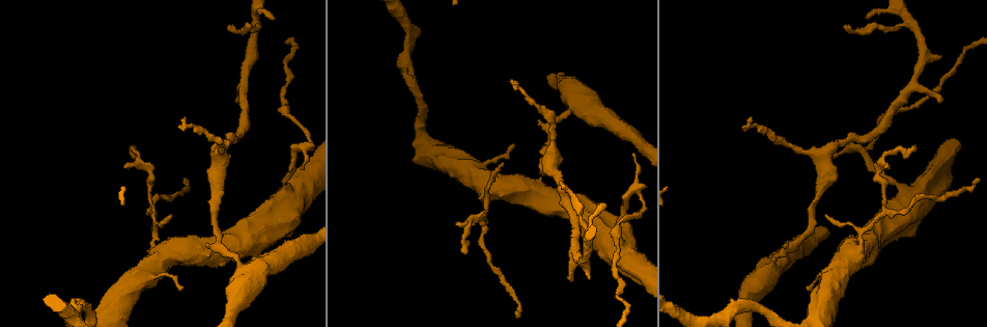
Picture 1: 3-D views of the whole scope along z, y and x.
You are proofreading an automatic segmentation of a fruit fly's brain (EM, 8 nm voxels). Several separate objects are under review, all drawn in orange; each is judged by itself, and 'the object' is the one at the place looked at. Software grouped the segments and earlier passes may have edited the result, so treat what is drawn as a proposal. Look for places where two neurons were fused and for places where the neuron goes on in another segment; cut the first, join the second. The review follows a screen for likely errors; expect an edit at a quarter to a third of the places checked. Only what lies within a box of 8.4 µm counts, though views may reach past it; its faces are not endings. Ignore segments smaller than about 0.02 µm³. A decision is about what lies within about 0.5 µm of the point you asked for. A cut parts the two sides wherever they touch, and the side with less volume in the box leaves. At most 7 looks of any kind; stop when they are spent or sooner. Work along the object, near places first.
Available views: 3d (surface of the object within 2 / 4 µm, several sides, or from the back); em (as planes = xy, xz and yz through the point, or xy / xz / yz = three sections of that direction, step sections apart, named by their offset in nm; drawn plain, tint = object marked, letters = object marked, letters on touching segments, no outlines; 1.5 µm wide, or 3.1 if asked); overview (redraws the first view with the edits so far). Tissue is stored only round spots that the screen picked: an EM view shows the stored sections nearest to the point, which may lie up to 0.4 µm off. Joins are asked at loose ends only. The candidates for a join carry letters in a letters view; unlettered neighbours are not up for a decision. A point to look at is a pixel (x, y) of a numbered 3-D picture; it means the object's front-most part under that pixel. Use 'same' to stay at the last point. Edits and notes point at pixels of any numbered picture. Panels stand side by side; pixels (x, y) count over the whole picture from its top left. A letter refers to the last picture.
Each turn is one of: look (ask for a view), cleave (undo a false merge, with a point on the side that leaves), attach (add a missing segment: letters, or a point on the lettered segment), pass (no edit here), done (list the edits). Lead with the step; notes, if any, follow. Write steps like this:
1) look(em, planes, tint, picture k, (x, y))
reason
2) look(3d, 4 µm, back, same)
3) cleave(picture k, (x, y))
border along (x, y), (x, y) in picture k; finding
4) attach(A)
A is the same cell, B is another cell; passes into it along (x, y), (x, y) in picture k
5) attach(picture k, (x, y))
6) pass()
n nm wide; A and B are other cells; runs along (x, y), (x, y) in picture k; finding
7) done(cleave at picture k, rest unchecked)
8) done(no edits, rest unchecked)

look(em, xz, step 8, letters, picture 1, (157, 251))
a fork

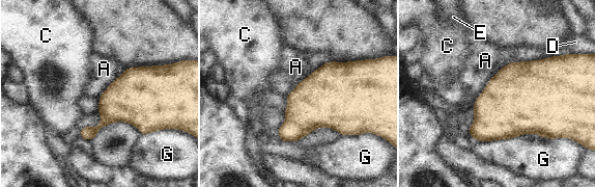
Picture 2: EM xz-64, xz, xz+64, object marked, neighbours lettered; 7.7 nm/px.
look(em, planes, letters, same)
another direction

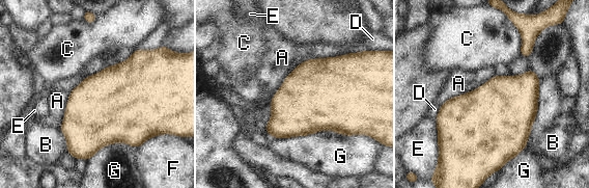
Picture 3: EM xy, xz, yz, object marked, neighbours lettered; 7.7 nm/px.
pass()
A, B, C, D, E, F and G are other cells; border along (343, 54), (301, 62), (270, 104) in picture 3; continuous, no second neuron

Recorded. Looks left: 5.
look(em, planes, letters, picture 1, (916, 150))
thin end

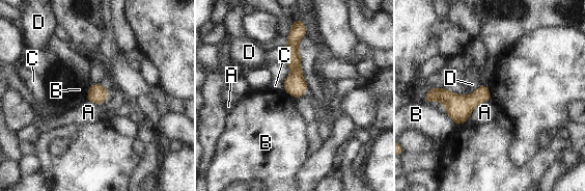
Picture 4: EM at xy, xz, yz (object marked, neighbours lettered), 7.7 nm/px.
pass()
A, B, C and D are other cells; runs along (290, 36), (298, 94) in picture 4; no lettered segment goes on from it

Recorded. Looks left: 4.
look(em, planes, plain, picture 1, (909, 23))

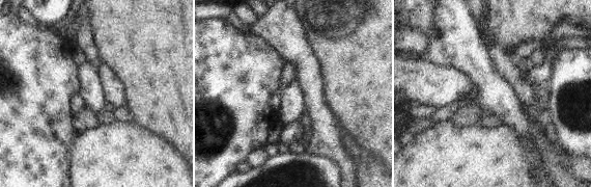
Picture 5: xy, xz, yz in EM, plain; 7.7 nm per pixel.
look(em, planes, tint, same)
with the object marked

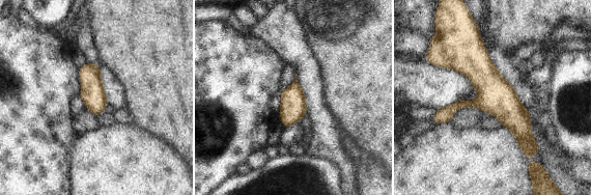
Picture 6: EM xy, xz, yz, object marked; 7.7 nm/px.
look(em, planes, letters, same)
what lies round it

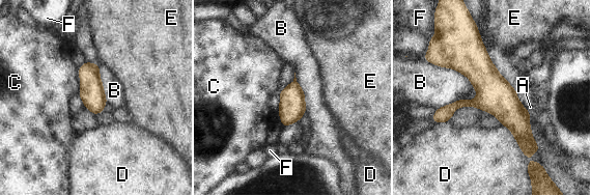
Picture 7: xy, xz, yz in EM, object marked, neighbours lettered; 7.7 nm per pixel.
pass()
180 nm wide; A, B, C, D, E and F are other cells; runs along (473, 38), (527, 149) in picture 7; all the same neuron

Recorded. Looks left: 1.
done(no edits, rest unchecked)

